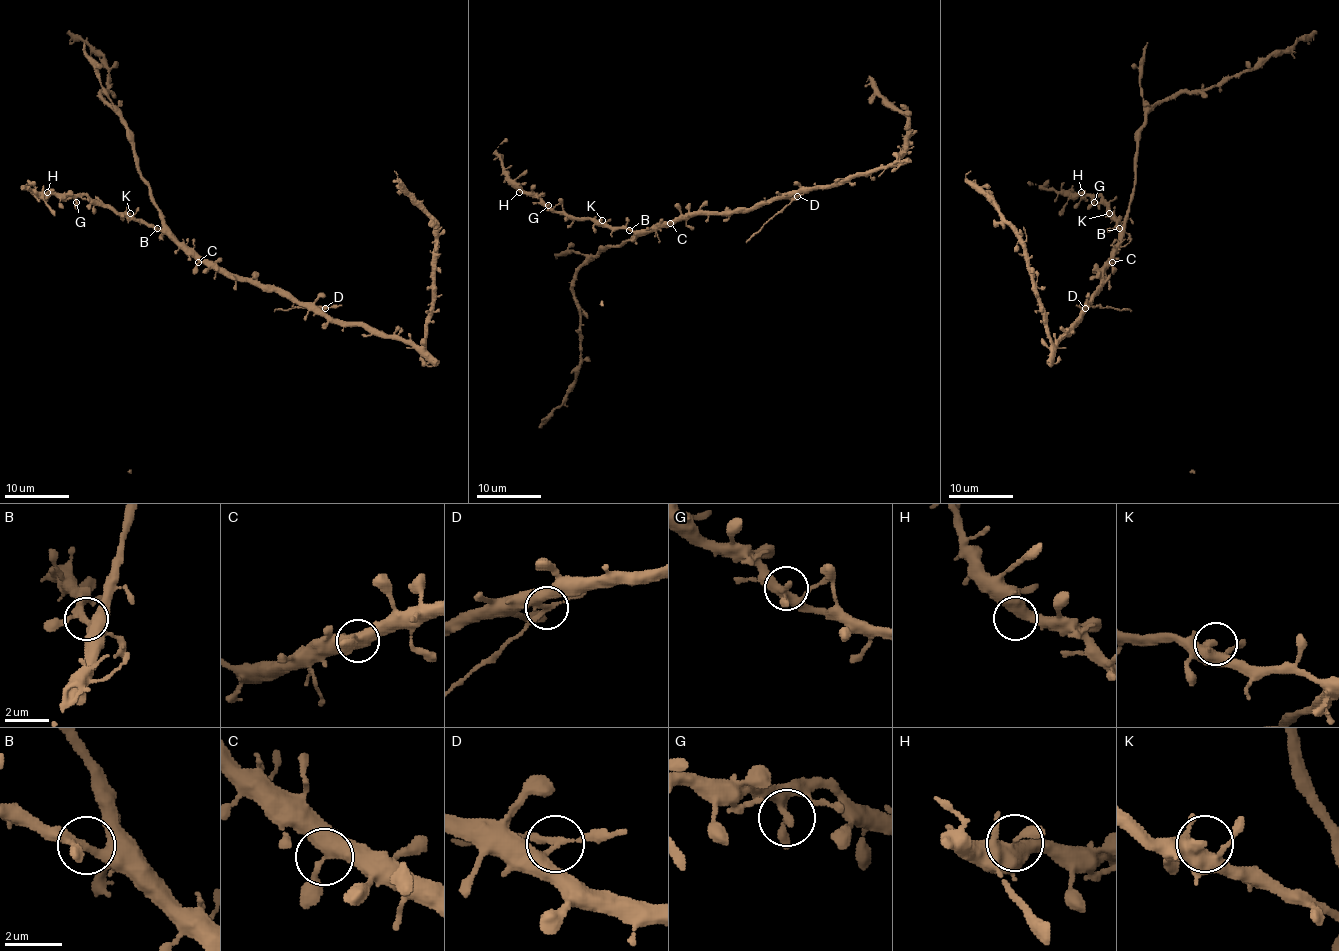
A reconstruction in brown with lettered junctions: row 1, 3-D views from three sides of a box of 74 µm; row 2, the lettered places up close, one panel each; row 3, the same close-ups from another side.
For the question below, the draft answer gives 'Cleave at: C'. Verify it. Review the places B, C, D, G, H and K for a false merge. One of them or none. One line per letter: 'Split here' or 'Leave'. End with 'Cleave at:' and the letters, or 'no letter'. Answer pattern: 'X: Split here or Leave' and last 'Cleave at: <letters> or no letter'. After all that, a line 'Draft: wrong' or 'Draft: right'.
B: Leave
C: Leave
D: Split here
G: Leave
H: Leave
K: Leave
Cleave at: D
Draft: wrong

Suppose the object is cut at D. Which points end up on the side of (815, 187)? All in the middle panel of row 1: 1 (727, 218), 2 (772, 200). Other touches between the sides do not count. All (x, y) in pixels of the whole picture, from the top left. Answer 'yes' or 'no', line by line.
1: yes
2: yes

